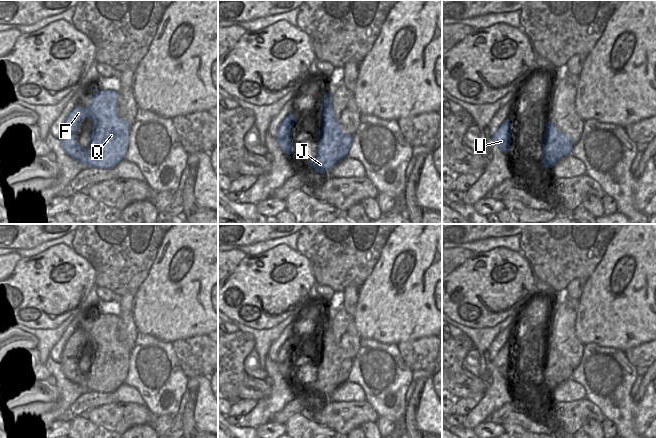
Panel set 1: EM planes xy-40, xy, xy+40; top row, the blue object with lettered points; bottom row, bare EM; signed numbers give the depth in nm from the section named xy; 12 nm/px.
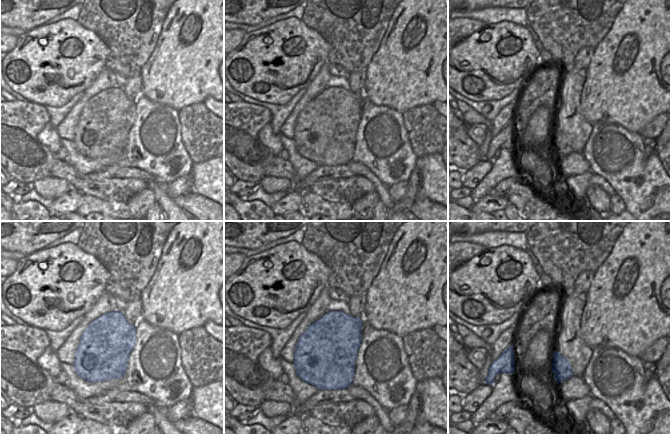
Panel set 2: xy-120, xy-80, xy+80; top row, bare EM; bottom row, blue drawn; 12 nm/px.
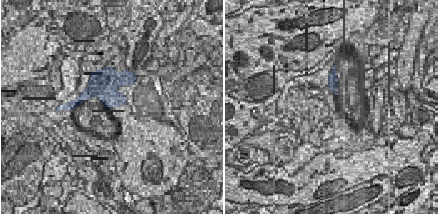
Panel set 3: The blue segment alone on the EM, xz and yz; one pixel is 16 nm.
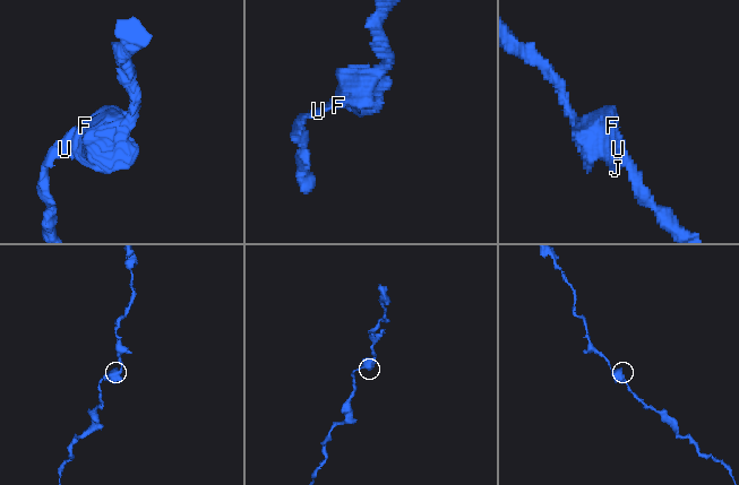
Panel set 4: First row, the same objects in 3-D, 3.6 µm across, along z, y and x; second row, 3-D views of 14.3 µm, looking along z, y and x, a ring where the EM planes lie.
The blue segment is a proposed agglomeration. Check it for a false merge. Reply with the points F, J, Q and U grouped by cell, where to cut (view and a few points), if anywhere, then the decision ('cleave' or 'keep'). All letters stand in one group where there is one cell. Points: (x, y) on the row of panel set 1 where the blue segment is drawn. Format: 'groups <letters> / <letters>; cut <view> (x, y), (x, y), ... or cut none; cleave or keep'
groups F J Q U; cut none; keep

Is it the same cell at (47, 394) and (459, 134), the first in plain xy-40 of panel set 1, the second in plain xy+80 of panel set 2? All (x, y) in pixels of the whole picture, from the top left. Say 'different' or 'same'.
same

